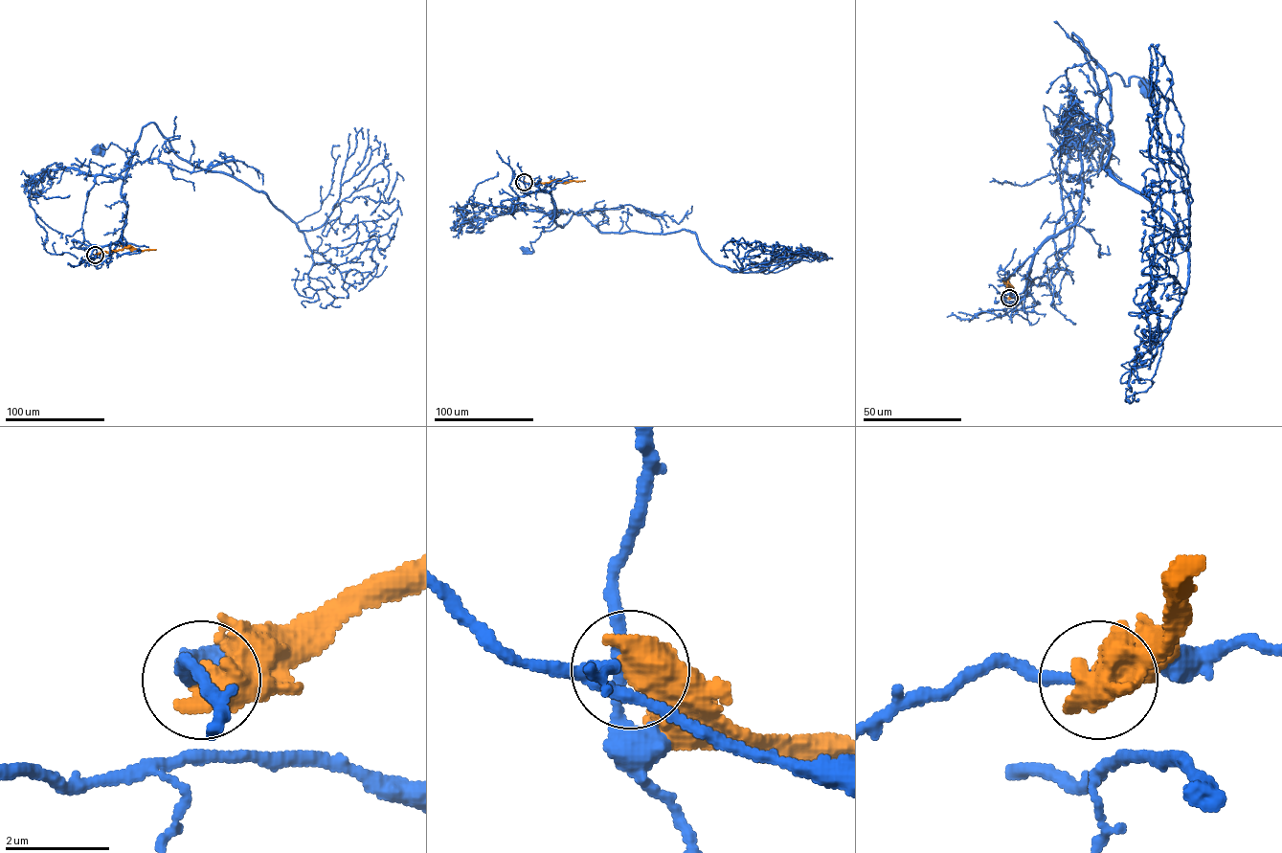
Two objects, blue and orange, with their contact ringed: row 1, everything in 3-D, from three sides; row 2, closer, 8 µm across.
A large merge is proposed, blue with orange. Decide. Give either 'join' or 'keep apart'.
keep apart

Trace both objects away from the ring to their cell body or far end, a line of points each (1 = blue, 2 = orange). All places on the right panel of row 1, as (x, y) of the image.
1: (1009, 298), (1029, 295), (1036, 252), (1074, 222), (1080, 145), (1107, 77), (1126, 86), (1137, 77), (1145, 90)
2: (1009, 298), (1013, 291), (1006, 282), (1007, 286)

